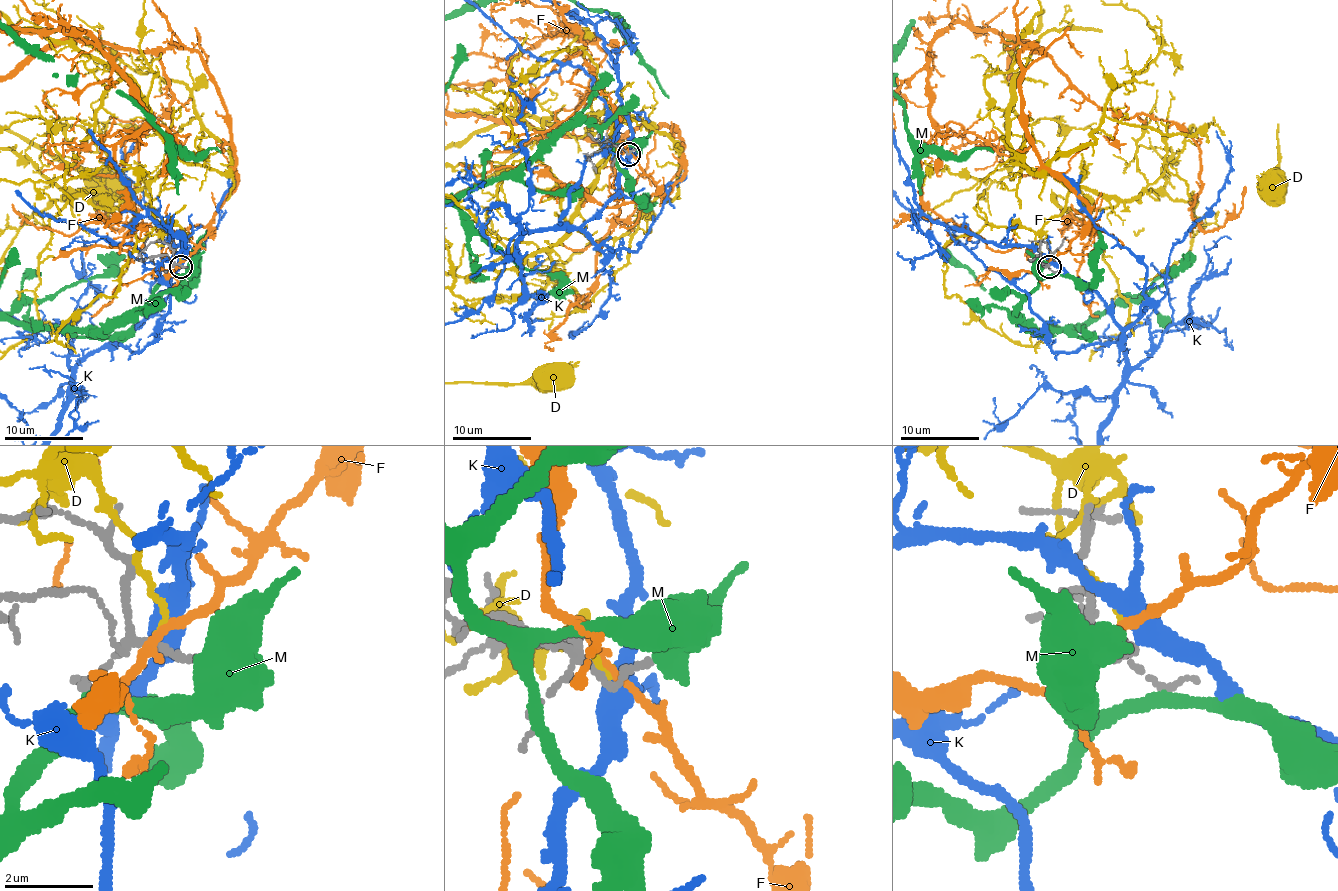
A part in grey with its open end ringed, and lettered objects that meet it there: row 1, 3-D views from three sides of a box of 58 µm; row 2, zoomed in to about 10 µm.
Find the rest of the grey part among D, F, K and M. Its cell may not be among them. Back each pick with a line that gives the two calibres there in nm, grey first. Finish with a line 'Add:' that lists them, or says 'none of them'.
Add: none of them

